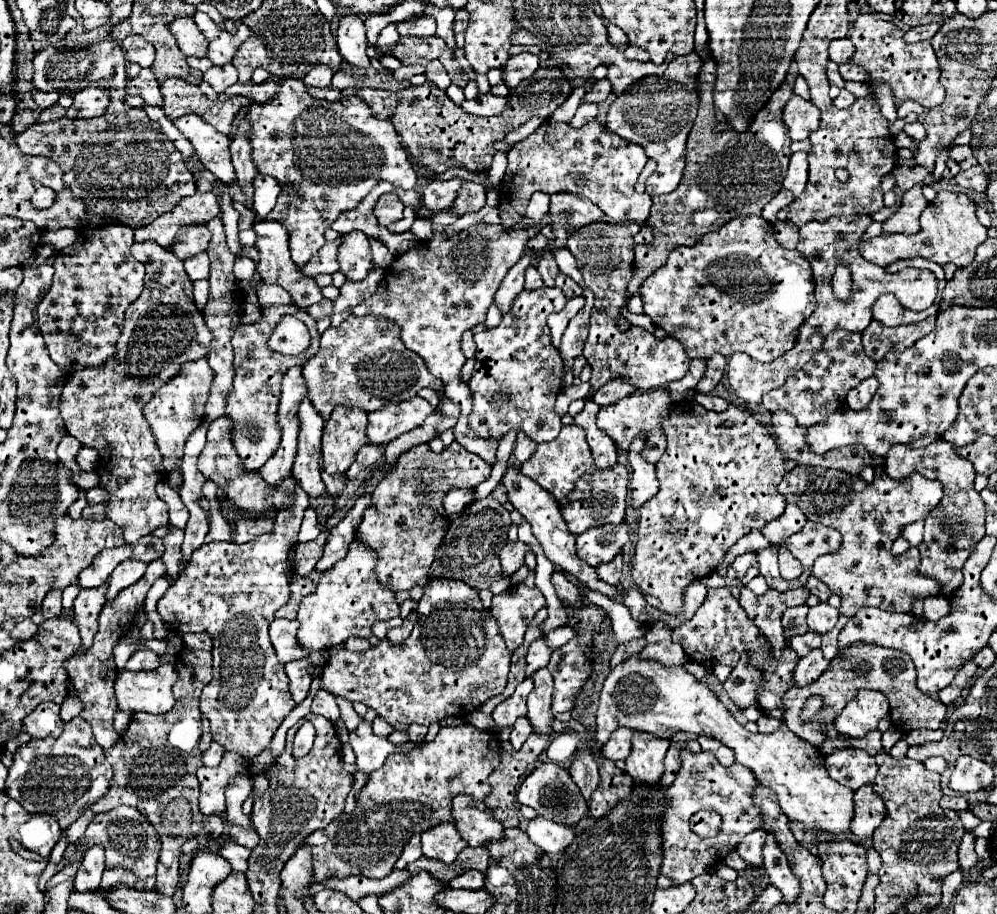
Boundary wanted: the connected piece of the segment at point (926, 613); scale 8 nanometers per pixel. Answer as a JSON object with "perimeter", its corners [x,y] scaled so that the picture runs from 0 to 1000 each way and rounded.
{"perimeter":[[[940,651],[940,653],[928,653],[926,655],[926,675],[928,677],[940,679],[948,671],[952,671],[952,658],[950,658],[950,653]]]}

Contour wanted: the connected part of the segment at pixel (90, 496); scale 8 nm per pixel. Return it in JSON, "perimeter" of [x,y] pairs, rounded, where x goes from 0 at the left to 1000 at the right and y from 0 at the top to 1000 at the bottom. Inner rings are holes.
{"perimeter":[[[100,532],[94,533],[86,537],[86,546],[88,550],[104,549],[108,546],[109,542],[109,538]]]}

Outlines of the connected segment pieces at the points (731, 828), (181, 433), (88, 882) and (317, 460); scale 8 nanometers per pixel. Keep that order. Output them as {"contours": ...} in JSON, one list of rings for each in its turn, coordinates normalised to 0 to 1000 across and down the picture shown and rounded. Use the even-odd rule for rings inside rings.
{"contours":[[[[683,819],[681,833],[683,839],[677,848],[677,854],[667,863],[667,885],[661,900],[663,933],[665,933],[665,944],[661,955],[671,960],[675,968],[689,966],[691,962],[707,955],[711,949],[715,949],[721,942],[721,938],[737,931],[737,927],[743,922],[743,918],[749,911],[763,905],[761,885],[753,879],[753,868],[759,854],[749,839],[741,835],[725,839],[715,824],[707,824],[707,822],[693,824],[689,819]],[[703,885],[715,885],[725,894],[723,911],[715,918],[701,918],[691,907],[693,892]]],[[[200,393],[200,395],[192,395],[186,397],[182,408],[178,412],[174,412],[168,421],[163,421],[155,434],[149,439],[149,443],[145,443],[143,454],[147,456],[151,472],[157,480],[159,493],[163,498],[163,509],[168,515],[172,515],[174,511],[180,509],[182,500],[184,500],[184,489],[188,478],[202,465],[205,460],[205,447],[208,437],[210,437],[210,426],[214,419],[214,404],[210,402],[208,393]]],[[[95,925],[91,927],[79,951],[77,951],[77,957],[75,957],[75,975],[79,977],[85,977],[85,975],[97,975],[99,973],[99,966],[101,966],[101,957],[103,957],[103,951],[105,951],[105,938],[103,938],[103,927],[101,925]]],[[[306,434],[300,443],[300,489],[294,507],[294,522],[310,544],[330,544],[322,524],[322,478],[324,456]]]]}

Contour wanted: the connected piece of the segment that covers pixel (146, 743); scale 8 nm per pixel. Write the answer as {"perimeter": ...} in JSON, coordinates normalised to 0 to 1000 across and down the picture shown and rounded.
{"perimeter":[[[208,693],[184,695],[184,710],[178,717],[176,732],[180,743],[174,749],[176,774],[163,782],[149,782],[141,778],[131,784],[131,791],[121,802],[117,813],[105,822],[107,833],[113,837],[111,861],[107,870],[97,876],[97,881],[89,883],[89,887],[97,892],[119,881],[133,881],[155,903],[161,918],[155,973],[163,979],[174,979],[178,973],[182,925],[196,918],[204,907],[204,889],[200,887],[202,861],[198,859],[196,844],[204,837],[200,822],[200,760],[212,745],[212,697]]]}

